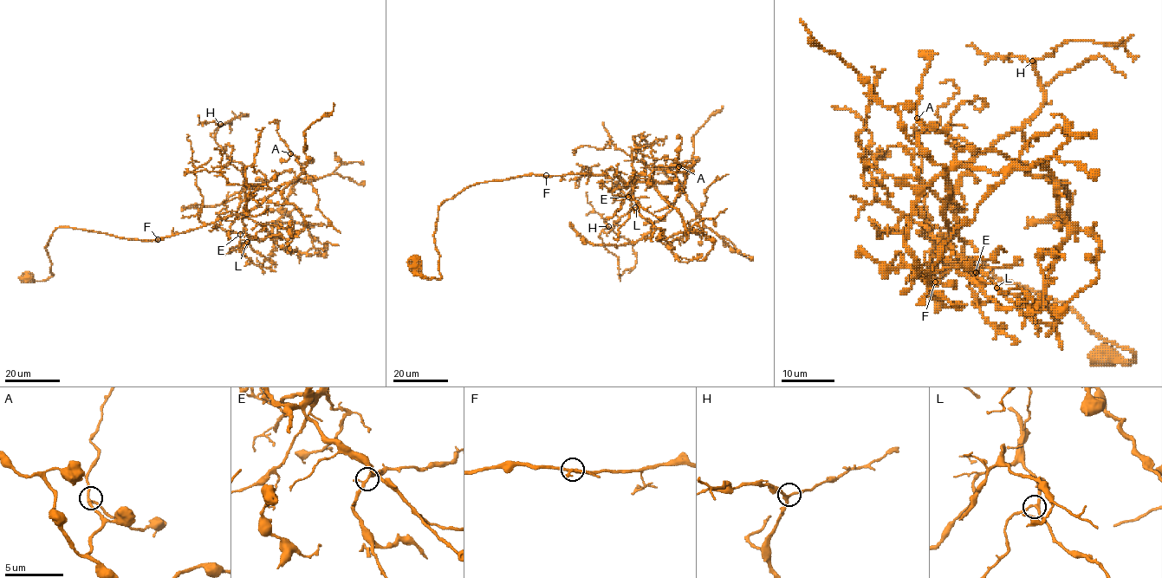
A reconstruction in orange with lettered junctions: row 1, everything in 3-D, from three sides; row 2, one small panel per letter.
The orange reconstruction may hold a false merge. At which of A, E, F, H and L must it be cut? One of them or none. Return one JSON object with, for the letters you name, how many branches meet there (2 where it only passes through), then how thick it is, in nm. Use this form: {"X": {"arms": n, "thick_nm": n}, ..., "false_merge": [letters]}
{"false_merge": []}

